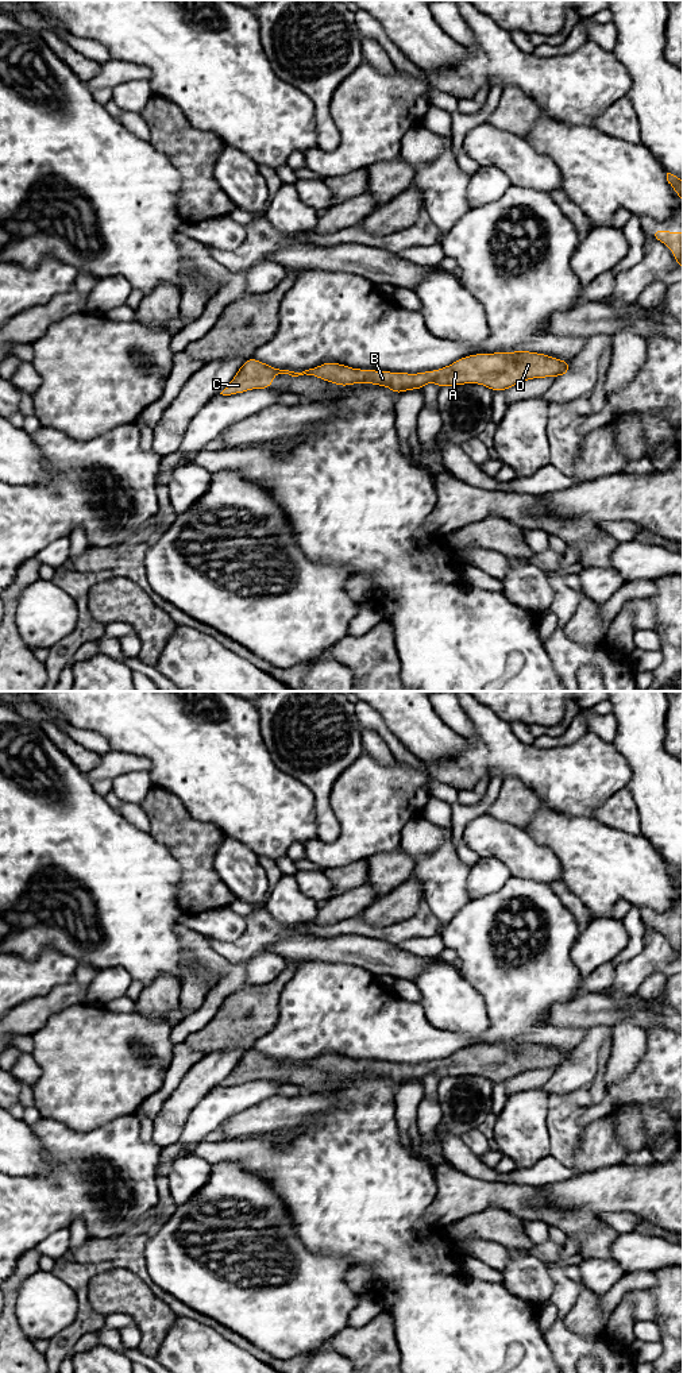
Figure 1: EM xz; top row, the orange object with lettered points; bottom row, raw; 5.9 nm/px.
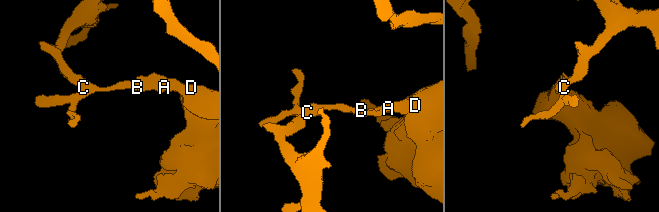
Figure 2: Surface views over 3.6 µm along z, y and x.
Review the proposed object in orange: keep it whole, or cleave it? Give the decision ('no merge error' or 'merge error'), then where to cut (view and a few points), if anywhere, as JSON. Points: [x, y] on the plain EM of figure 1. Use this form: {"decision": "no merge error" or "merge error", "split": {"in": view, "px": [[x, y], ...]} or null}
{"decision": "no merge error", "split": null}

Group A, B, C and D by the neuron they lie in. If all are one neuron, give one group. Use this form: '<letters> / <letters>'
A B C D

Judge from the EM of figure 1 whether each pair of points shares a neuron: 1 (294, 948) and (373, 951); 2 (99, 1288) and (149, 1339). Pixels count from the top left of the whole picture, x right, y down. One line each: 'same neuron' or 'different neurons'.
1: same neuron
2: same neuron

